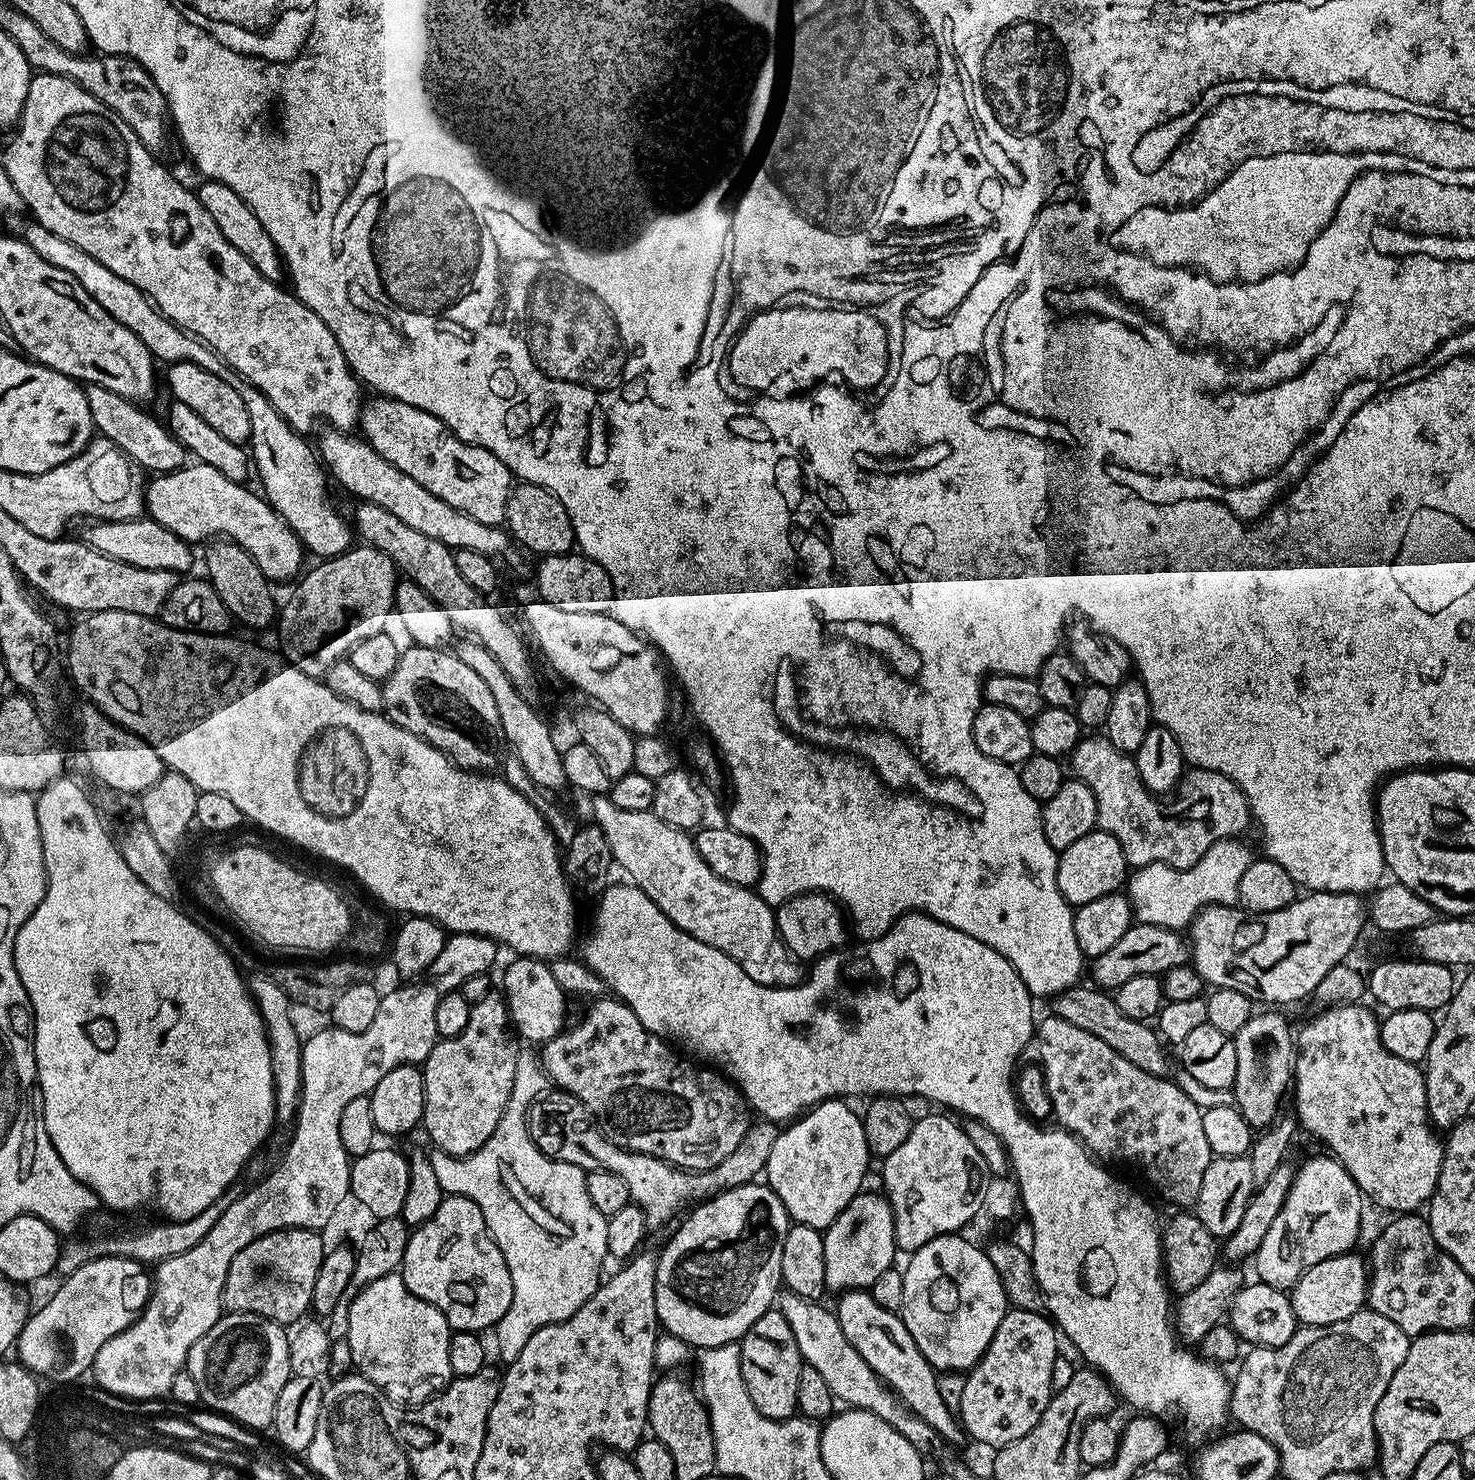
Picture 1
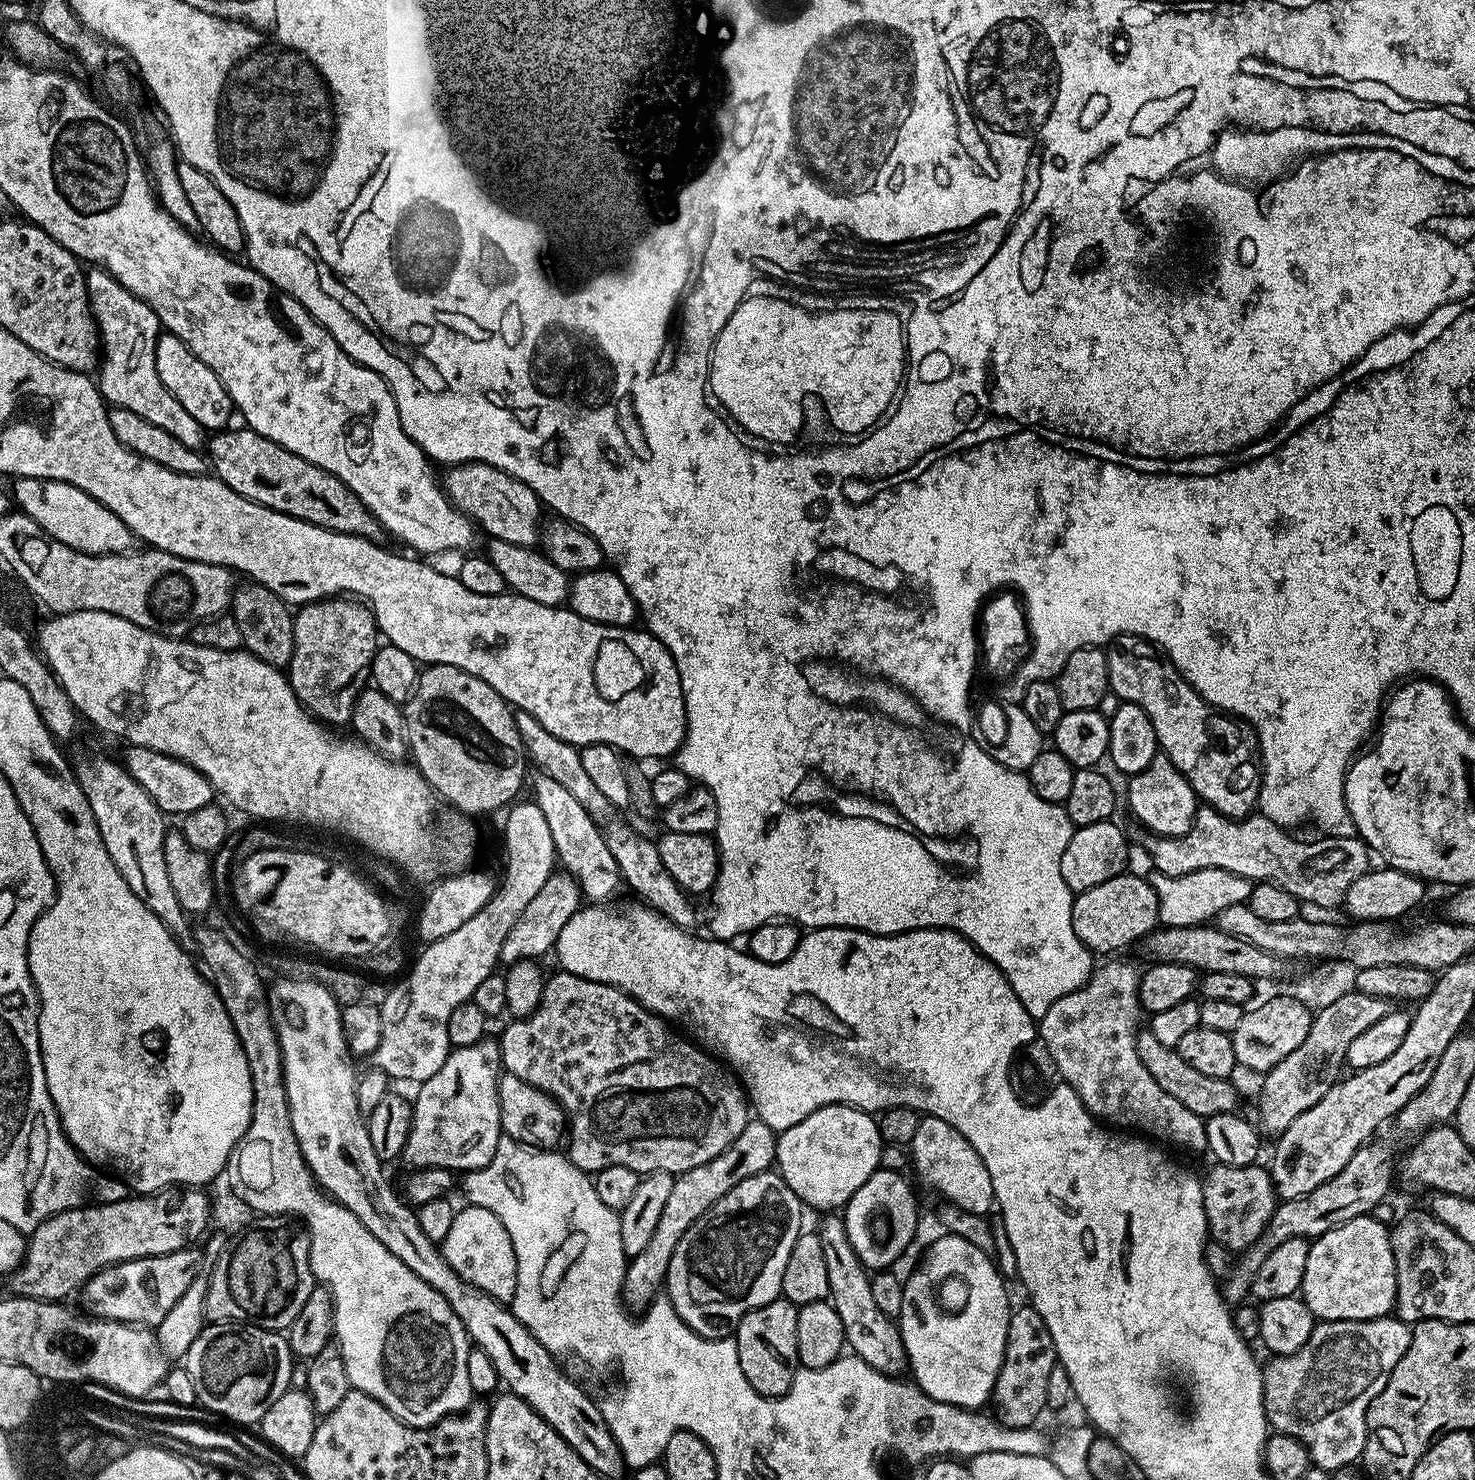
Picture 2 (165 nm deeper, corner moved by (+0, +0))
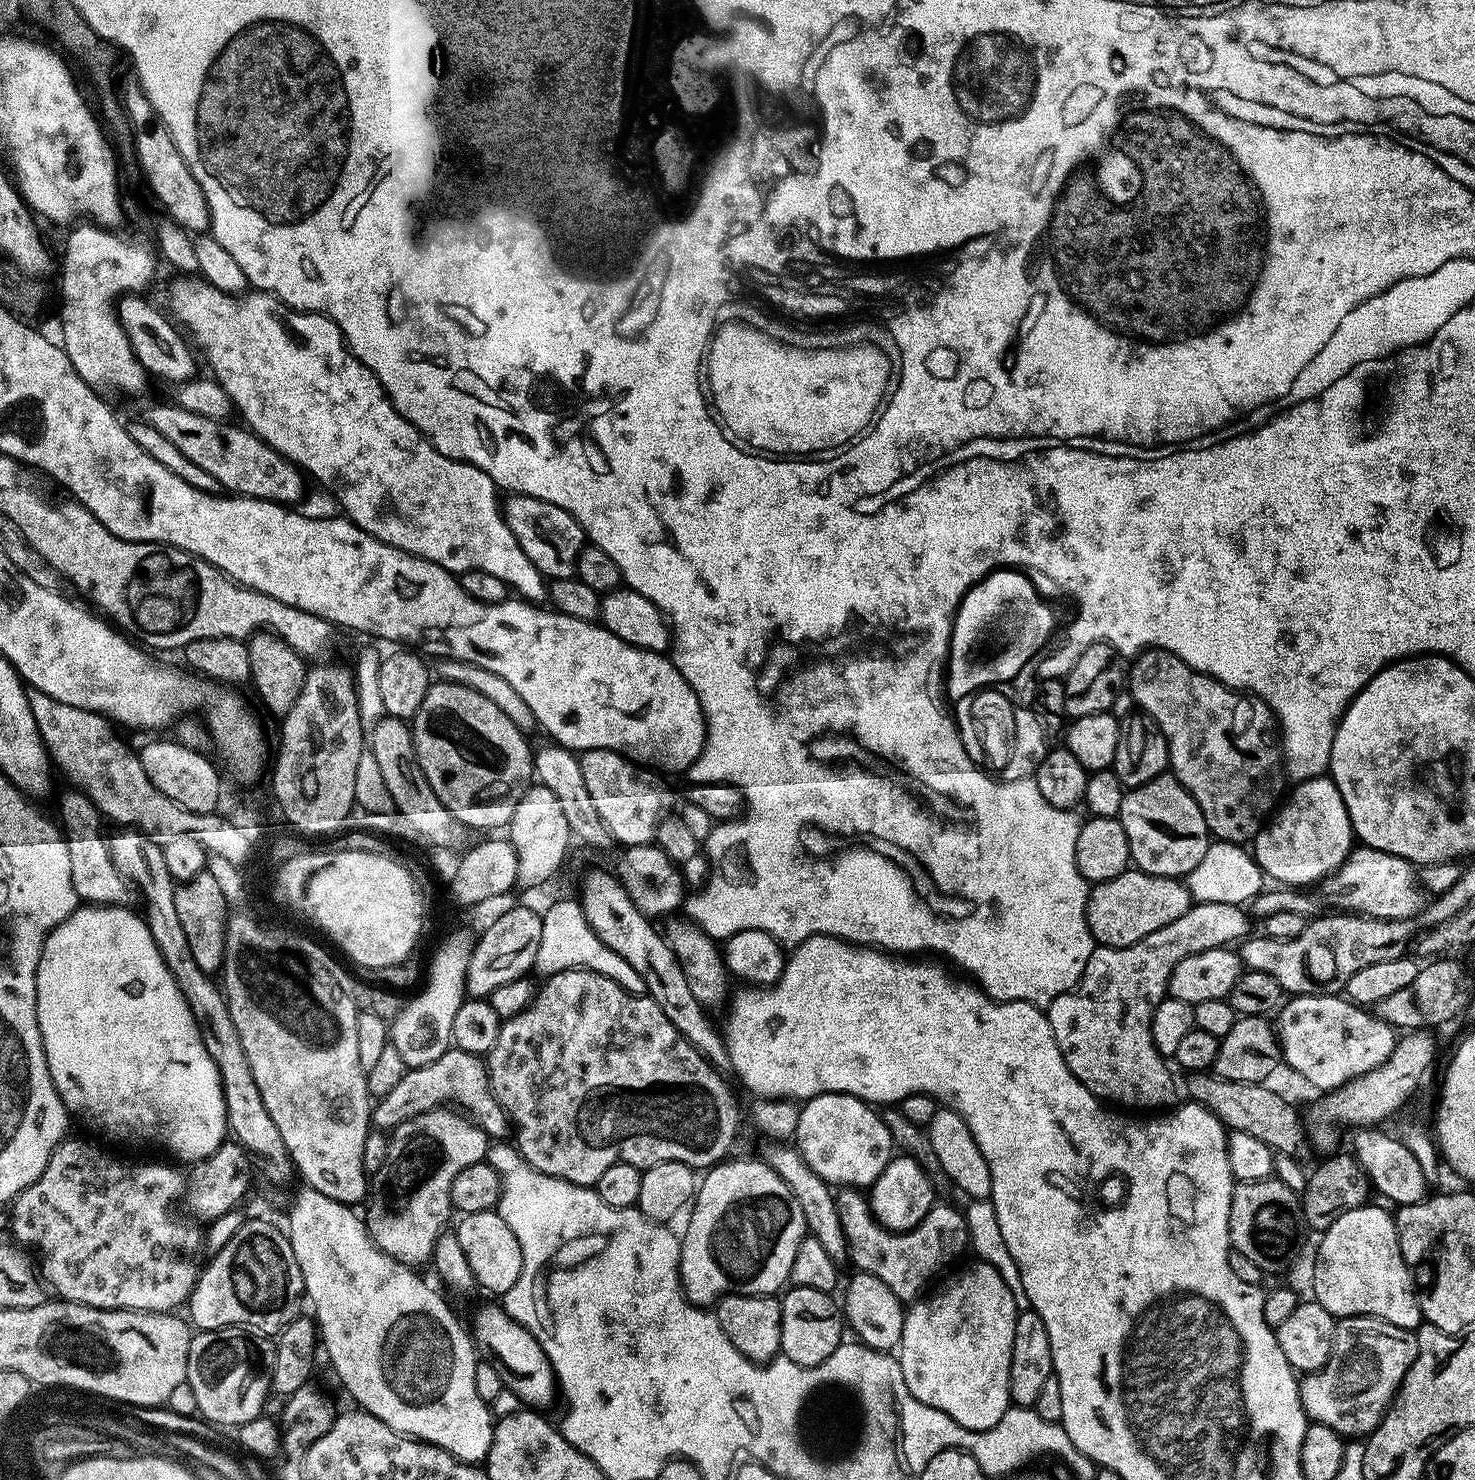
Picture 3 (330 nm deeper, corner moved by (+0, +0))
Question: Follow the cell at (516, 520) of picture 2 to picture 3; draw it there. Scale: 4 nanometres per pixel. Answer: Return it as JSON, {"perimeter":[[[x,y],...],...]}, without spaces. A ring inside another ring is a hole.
{"perimeter":[[[512,494],[507,499],[502,504],[504,520],[510,526],[518,546],[524,551],[526,558],[534,562],[540,575],[552,580],[573,579],[576,558],[586,544],[586,537],[580,529],[580,523],[566,510],[533,496]]]}

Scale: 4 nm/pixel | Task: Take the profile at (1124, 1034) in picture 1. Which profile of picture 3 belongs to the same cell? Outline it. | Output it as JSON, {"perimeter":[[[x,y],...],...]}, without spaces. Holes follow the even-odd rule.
{"perimeter":[[[1193,1072],[1187,1078],[1189,1080],[1184,1084],[1188,1091],[1187,1099],[1206,1106],[1206,1110],[1210,1110],[1223,1122],[1225,1129],[1259,1138],[1276,1154],[1285,1152],[1296,1156],[1299,1153],[1300,1143],[1306,1140],[1306,1128],[1301,1115],[1299,1118],[1274,1089],[1267,1088],[1267,1083],[1234,1082],[1208,1072]]]}

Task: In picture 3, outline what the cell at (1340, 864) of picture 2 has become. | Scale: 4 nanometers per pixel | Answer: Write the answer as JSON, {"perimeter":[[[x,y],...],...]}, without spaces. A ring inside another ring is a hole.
{"perimeter":[[[1367,846],[1353,847],[1348,854],[1348,859],[1341,862],[1332,875],[1324,877],[1322,887],[1330,895],[1336,896],[1332,900],[1333,906],[1336,907],[1333,909],[1347,910],[1352,914],[1367,914],[1375,916],[1378,920],[1411,919],[1423,909],[1426,903],[1425,889],[1414,879],[1414,865],[1409,860]]]}

